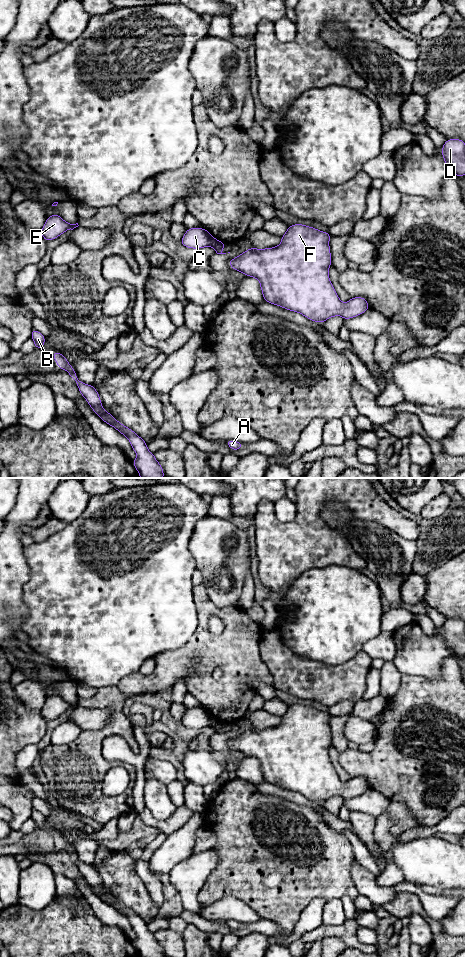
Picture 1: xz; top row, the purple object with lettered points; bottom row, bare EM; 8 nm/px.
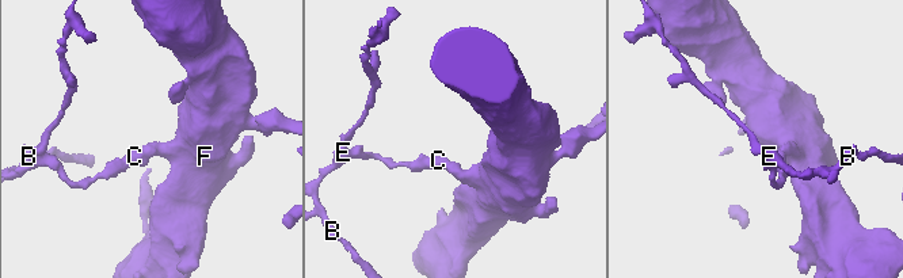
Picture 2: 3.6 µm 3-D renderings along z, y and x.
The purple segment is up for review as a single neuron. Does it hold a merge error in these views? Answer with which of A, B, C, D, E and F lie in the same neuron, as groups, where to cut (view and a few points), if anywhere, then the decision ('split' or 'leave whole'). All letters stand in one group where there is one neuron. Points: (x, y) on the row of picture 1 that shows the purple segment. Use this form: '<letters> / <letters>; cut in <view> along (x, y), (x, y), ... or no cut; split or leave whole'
A D F / B C E; cut in xz along (214, 238), (210, 245); split

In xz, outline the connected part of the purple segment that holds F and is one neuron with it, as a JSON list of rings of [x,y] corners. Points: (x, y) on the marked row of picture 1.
[[[304,224],[290,225],[286,233],[281,236],[281,244],[265,249],[251,247],[234,259],[229,260],[232,269],[240,271],[245,276],[256,278],[260,282],[263,298],[267,303],[280,306],[289,311],[295,311],[314,322],[324,323],[328,318],[342,316],[344,320],[363,314],[370,308],[363,297],[353,297],[347,303],[343,303],[334,289],[329,278],[329,267],[332,265],[328,232]]]

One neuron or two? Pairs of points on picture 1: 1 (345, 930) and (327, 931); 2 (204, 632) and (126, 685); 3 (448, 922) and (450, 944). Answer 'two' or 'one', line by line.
1: one
2: one
3: two

